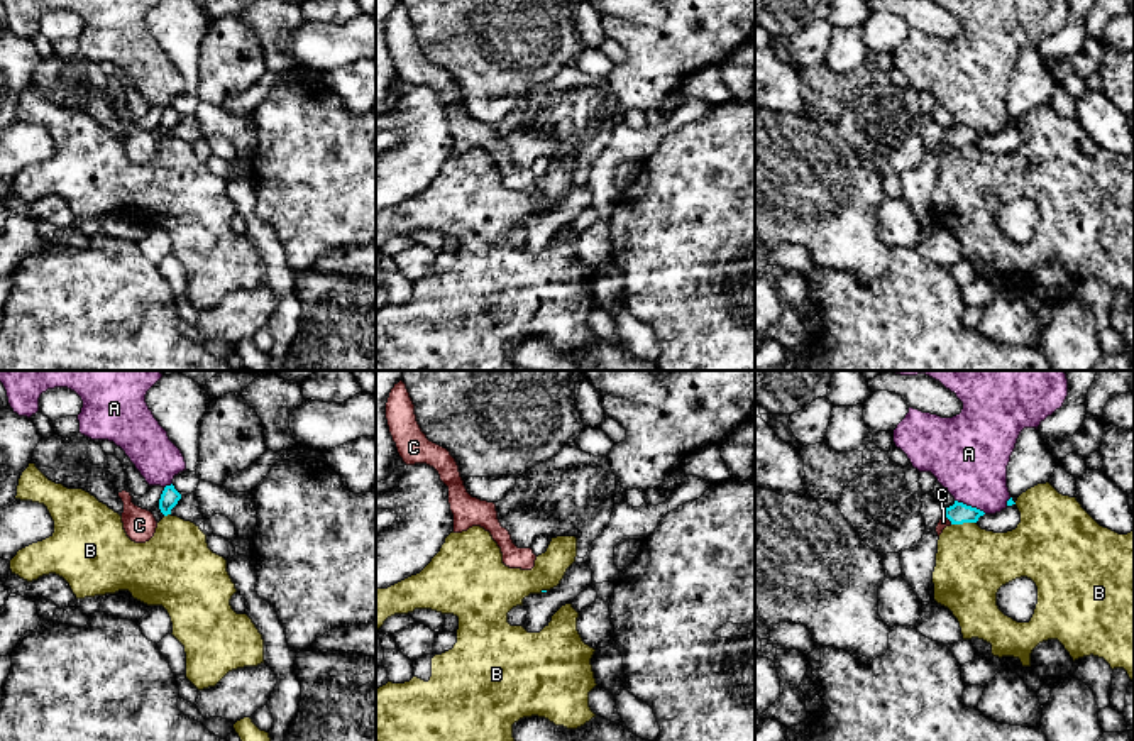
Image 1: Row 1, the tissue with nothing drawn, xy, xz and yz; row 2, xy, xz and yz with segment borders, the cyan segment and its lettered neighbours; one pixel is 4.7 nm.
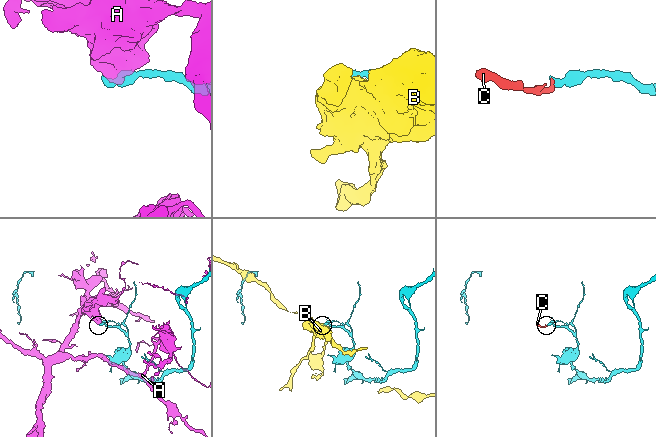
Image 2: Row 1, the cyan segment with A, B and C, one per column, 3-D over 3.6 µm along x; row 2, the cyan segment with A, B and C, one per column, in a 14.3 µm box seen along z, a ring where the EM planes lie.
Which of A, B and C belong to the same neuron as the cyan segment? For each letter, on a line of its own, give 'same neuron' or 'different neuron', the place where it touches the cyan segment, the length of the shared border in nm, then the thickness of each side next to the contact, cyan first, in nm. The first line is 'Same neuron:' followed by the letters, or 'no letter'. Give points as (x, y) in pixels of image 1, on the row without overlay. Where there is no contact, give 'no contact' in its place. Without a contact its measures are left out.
Same neuron: C
A: different neuron; contact yz (970, 127); length 170 nm; calibres 100 and 380 nm
B: different neuron; contact yz (963, 142); length 120 nm; calibres 100 and 340 nm
C: same neuron; contact yz (948, 139); length 60 nm; calibres 100 and 50 nm

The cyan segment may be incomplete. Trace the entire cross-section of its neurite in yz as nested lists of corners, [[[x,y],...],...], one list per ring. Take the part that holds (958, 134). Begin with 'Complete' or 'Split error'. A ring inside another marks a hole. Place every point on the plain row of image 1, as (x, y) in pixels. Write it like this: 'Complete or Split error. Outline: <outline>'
Split error. Outline: [[[955,122],[953,127],[944,129],[944,137],[939,140],[936,154],[939,157],[943,151],[951,145],[977,144],[983,135],[985,134],[977,129]]]

